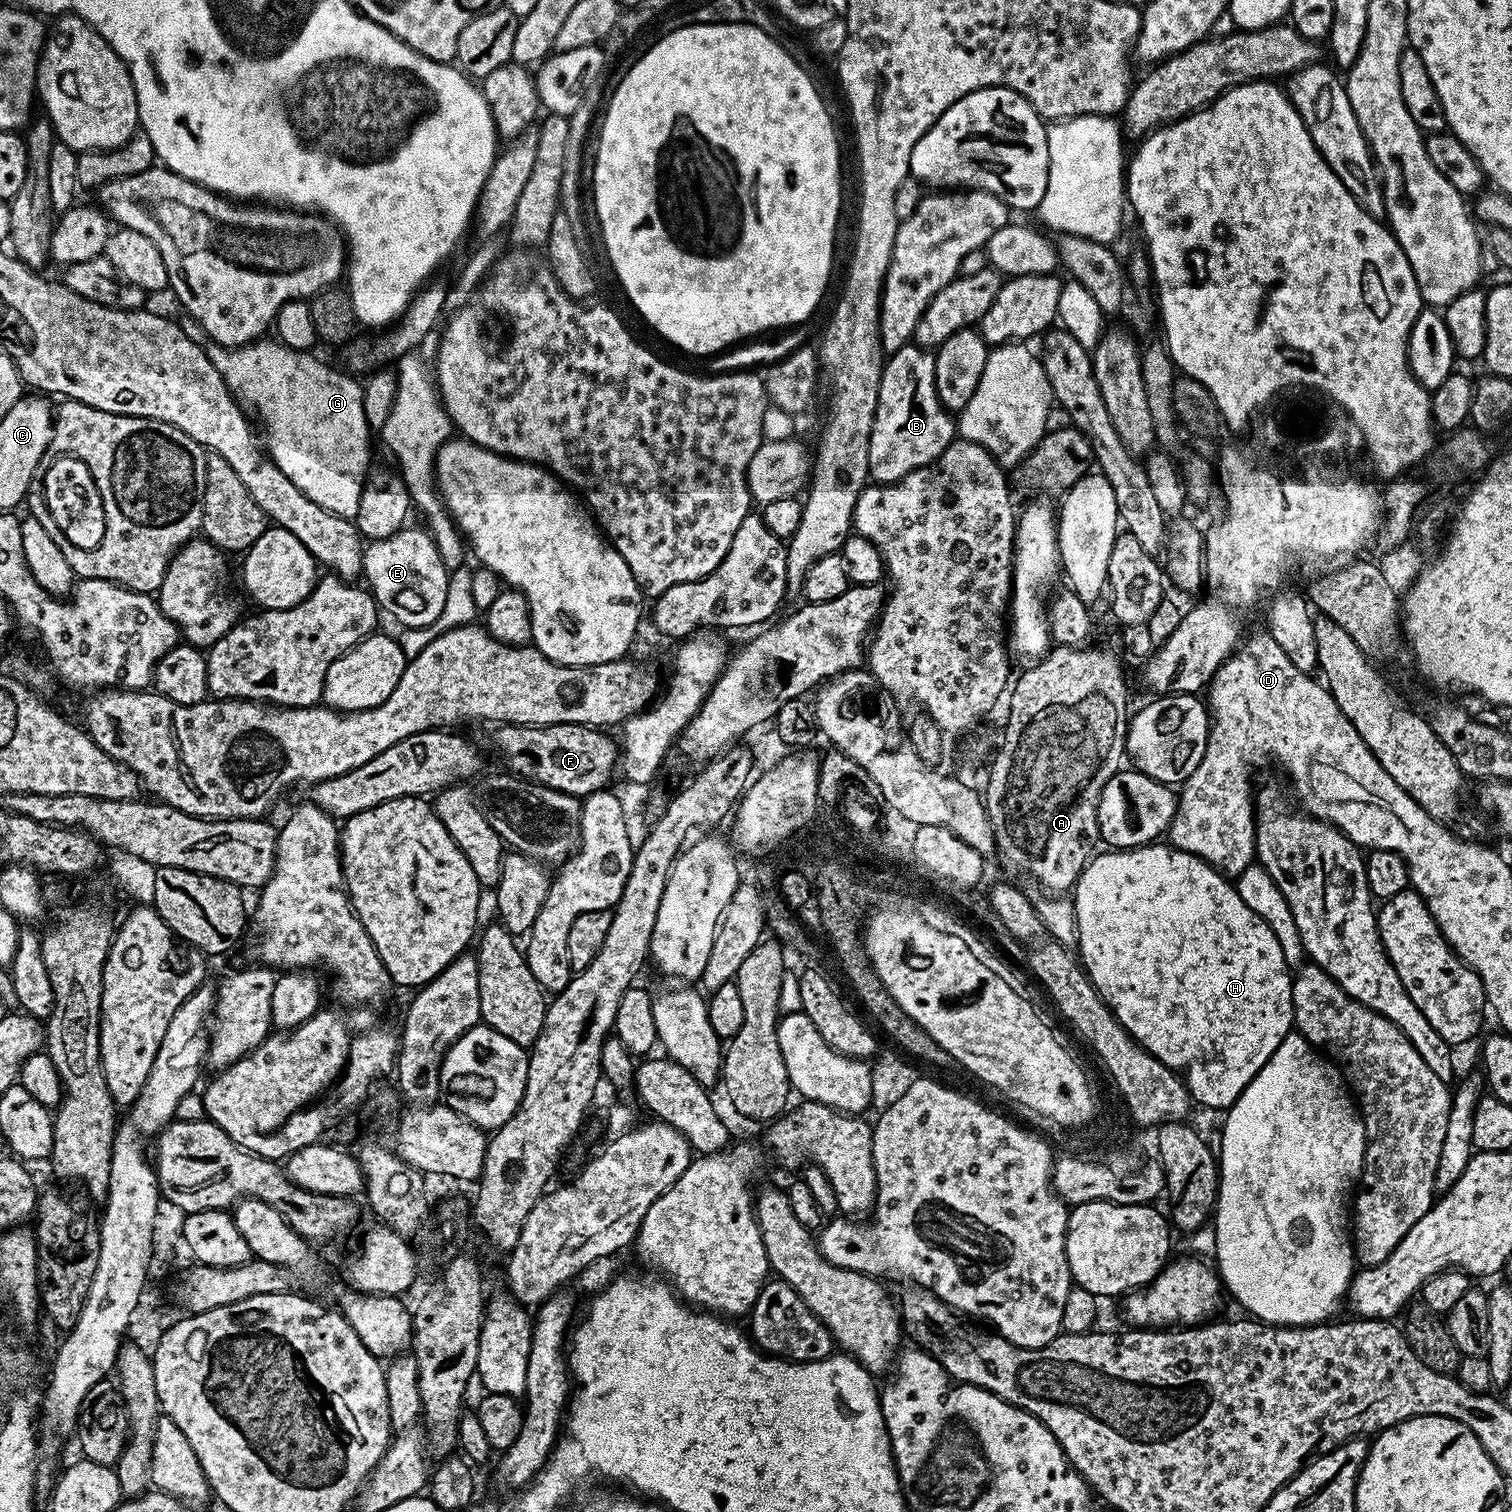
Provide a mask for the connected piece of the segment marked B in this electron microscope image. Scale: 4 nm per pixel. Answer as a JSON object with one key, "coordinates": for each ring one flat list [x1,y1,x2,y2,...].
{"coordinates":[[909,342,887,357,884,372,880,376,878,406,874,426,870,434,869,477,876,482,895,482,910,474,915,468,922,468,938,459,944,449,952,443,958,428,948,409,940,404,936,393,936,357,929,349]]}

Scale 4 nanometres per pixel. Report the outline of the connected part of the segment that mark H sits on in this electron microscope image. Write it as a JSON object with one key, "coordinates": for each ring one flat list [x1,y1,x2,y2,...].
{"coordinates":[[1153,842,1144,845,1142,848,1130,848,1127,850,1104,850,1101,856,1093,855,1085,864,1083,872,1081,872,1079,878,1076,879,1074,885,1074,903,1076,905,1076,939,1078,941,1078,959,1085,972,1088,973,1088,980,1092,985,1096,987,1096,993,1104,997,1104,1003,1112,1009,1112,1013,1116,1016,1116,1021,1126,1029,1132,1035,1133,1040,1140,1045,1141,1048,1145,1048,1151,1056,1158,1058,1166,1065,1167,1068,1173,1070,1181,1070,1180,1068,1188,1068,1188,1076,1186,1075,1186,1083,1188,1090,1193,1101,1196,1100,1204,1108,1221,1108,1221,1110,1227,1110,1232,1107,1232,1103,1236,1101,1242,1094,1242,1090,1246,1090,1246,1086,1251,1082,1253,1078,1258,1074,1258,1070,1262,1070,1262,1066,1266,1066,1266,1062,1270,1058,1270,1054,1274,1054,1274,1050,1278,1050,1278,1046,1282,1042,1282,1038,1286,1038,1288,1033,1293,1031,1294,1021,1292,1019,1292,977,1293,973,1290,971,1290,967,1286,963,1282,954,1282,946,1278,944,1278,940,1273,934,1270,926,1250,910,1249,906,1246,906,1242,898,1239,897,1237,889,1234,887,1233,881,1229,877,1225,876,1223,872,1215,869,1212,865,1205,862,1205,860,1199,860,1194,854,1189,852,1183,852,1180,848,1173,848,1164,842]]}

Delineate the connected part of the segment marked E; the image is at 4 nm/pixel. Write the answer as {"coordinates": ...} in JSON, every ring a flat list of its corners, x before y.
{"coordinates":[[405,526,385,540,373,540,364,549,363,579,377,605,404,628,433,624,446,606,449,572,443,565,431,535,423,527]]}

